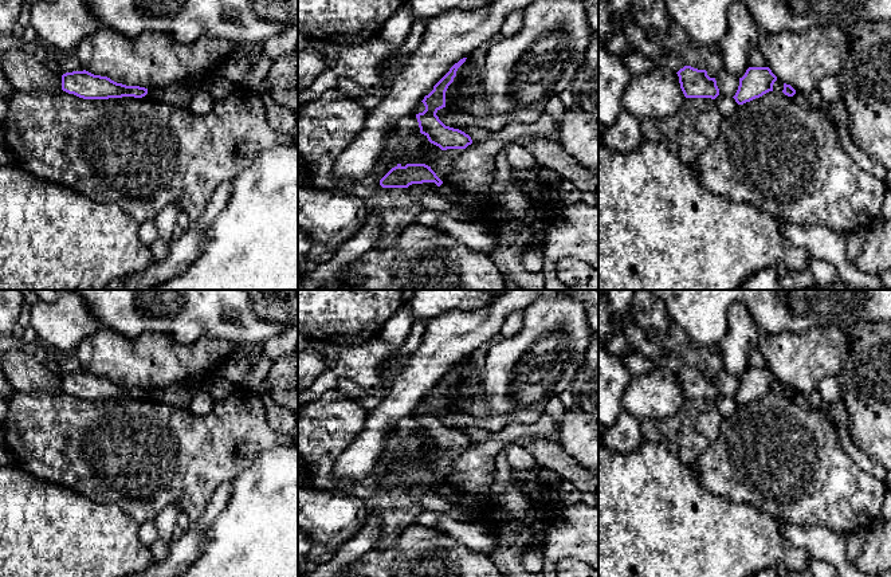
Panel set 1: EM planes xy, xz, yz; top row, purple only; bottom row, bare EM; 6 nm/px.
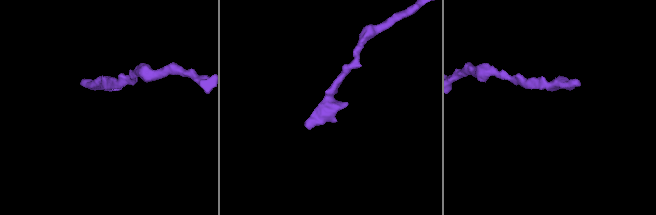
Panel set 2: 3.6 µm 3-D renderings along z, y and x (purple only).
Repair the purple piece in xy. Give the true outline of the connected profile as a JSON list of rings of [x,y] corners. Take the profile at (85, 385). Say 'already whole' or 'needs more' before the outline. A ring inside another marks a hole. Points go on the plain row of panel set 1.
already whole; [[[86,370],[62,376],[62,390],[83,400],[142,399],[148,389],[117,384],[107,377],[94,376]]]

